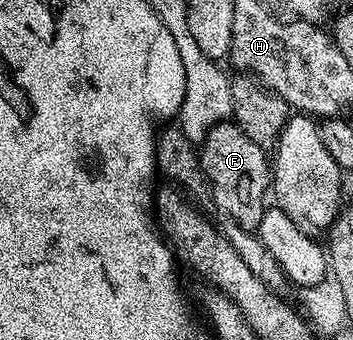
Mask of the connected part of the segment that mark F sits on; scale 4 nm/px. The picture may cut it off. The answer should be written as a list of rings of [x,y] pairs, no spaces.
[[[223,122],[208,130],[200,145],[200,159],[208,192],[214,195],[214,204],[227,216],[225,219],[257,233],[260,218],[264,218],[268,207],[266,196],[268,200],[272,188],[272,164],[267,149],[248,138],[235,122]]]

